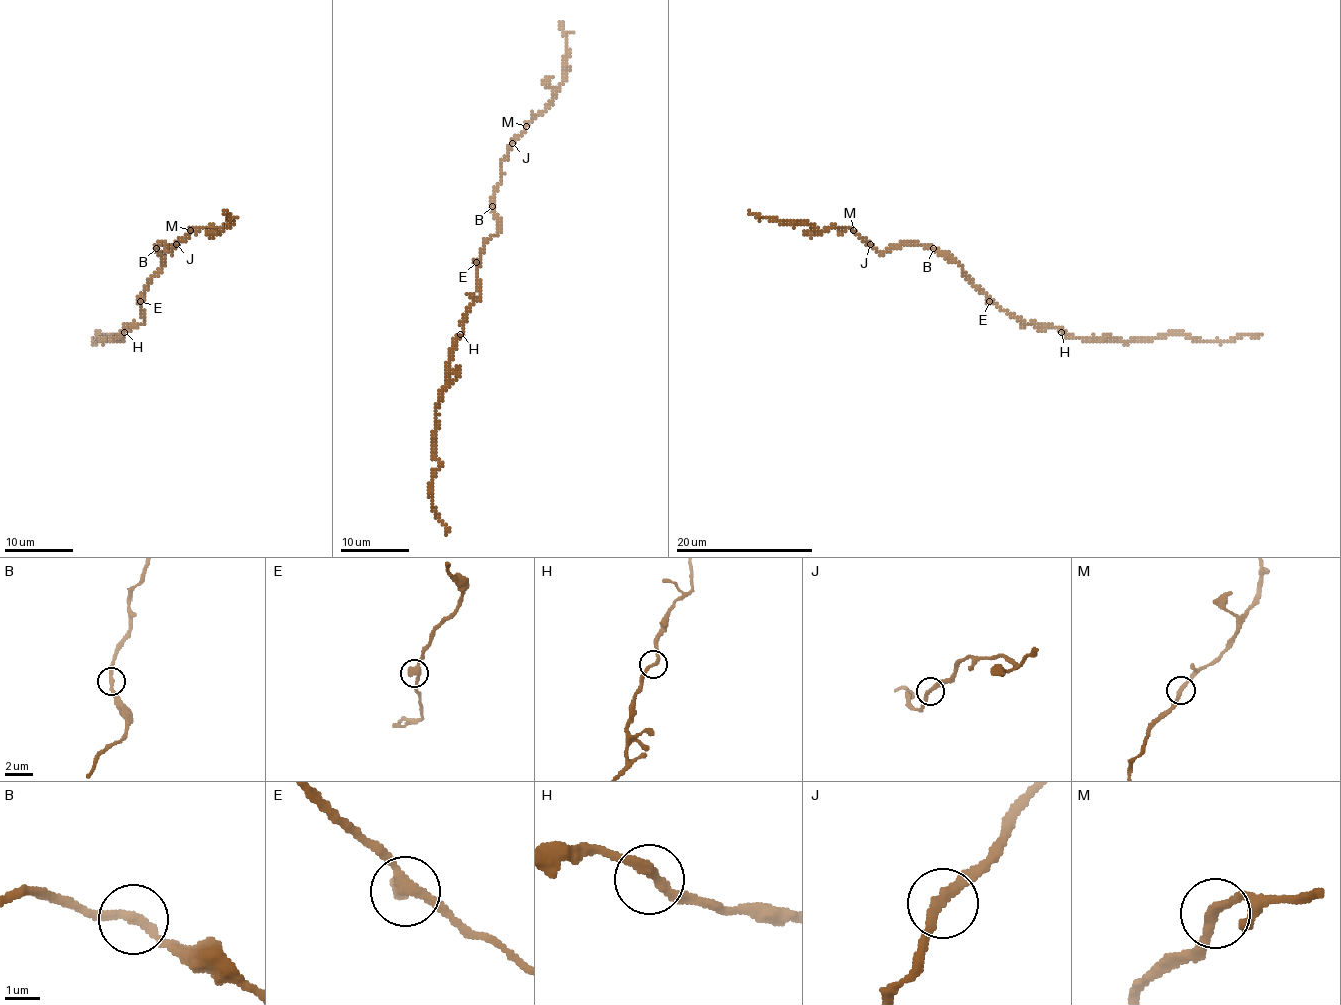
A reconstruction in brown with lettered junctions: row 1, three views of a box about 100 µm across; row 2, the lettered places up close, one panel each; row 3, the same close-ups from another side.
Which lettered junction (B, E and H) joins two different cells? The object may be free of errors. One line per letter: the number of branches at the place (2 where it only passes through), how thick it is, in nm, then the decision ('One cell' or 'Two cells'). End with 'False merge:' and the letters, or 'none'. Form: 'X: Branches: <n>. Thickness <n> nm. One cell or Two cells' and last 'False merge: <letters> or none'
B: Branches: 2. Thickness 260 nm. One cell
E: Branches: 2. Thickness 400 nm. One cell
H: Branches: 2. Thickness 280 nm. One cell
False merge: none

